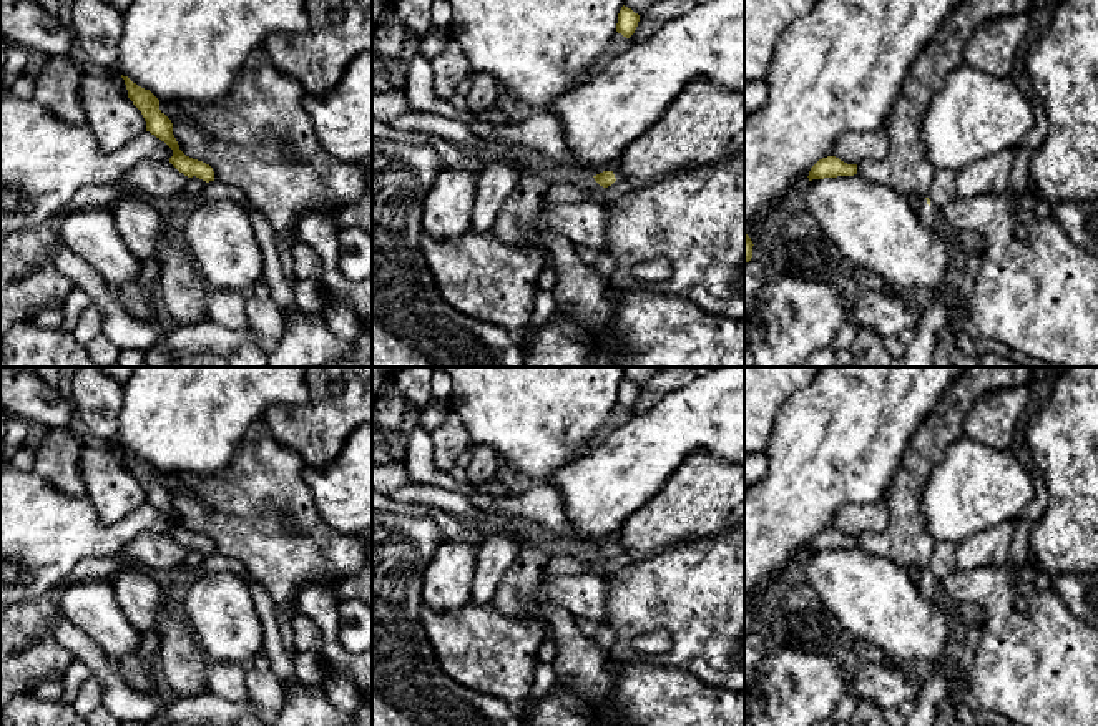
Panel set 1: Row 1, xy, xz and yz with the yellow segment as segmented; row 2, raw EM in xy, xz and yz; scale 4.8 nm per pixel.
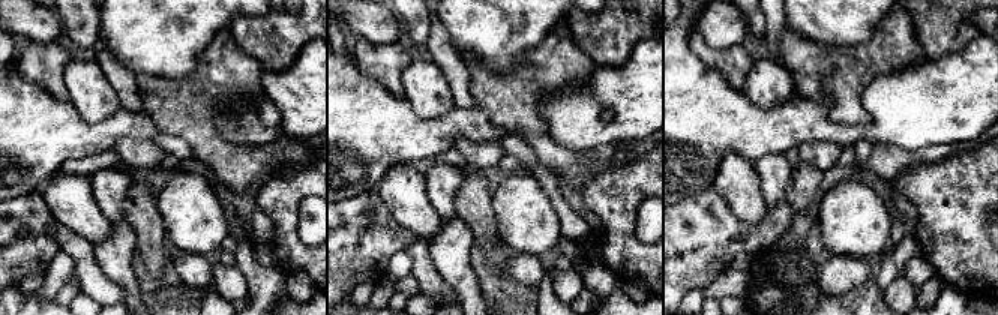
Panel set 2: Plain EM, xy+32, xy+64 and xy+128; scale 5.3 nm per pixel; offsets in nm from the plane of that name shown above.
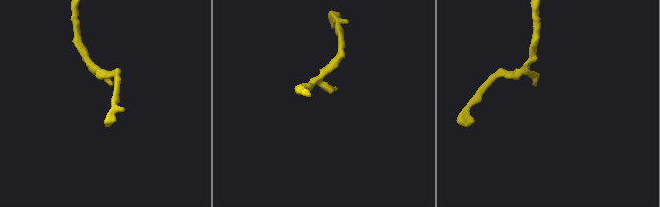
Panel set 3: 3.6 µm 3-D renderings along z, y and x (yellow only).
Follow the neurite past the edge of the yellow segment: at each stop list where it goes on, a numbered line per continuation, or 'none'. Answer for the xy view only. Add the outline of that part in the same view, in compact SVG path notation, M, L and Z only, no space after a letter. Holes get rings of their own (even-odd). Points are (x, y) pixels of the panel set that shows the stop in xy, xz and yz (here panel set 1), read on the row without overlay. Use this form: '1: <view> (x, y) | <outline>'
none

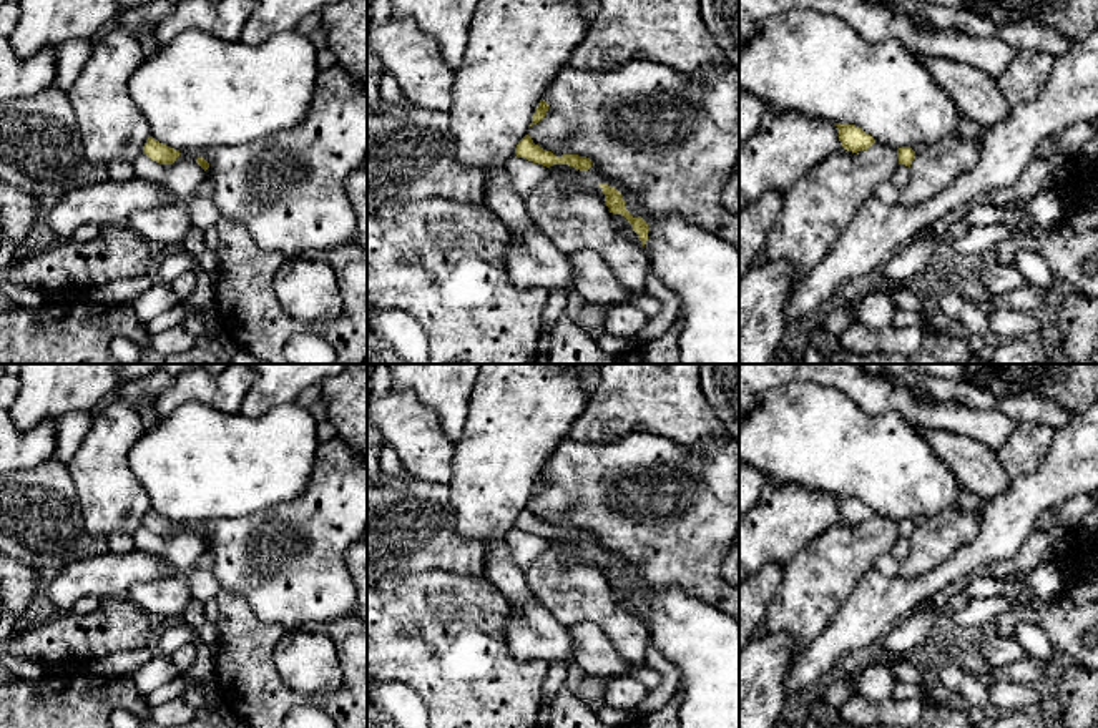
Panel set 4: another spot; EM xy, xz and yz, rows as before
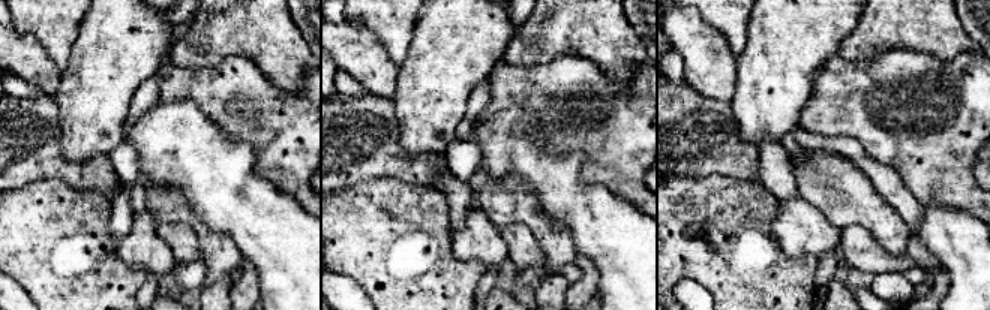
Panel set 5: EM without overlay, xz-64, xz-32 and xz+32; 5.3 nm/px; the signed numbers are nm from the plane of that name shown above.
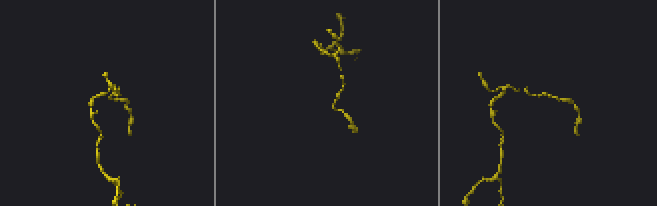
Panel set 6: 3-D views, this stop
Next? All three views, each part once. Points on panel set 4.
none

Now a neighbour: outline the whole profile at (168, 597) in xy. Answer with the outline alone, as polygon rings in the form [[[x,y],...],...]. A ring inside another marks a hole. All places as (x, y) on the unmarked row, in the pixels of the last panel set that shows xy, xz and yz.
[[[179,573],[153,582],[138,582],[128,588],[128,598],[145,613],[168,623],[179,622],[191,600],[188,580]]]

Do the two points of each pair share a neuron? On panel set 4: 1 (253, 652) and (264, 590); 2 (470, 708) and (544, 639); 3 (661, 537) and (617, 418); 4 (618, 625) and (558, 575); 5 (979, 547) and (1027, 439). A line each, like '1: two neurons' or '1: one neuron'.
1: two neurons
2: two neurons
3: two neurons
4: one neuron
5: two neurons

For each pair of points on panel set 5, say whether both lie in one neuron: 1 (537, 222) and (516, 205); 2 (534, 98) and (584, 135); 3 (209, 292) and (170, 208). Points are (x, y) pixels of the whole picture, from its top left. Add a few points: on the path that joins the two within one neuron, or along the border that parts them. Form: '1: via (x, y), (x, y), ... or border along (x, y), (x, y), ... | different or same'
1: via (533, 219), (521, 207) | same
2: via (546, 98), (572, 123) | same
3: border along (231, 282), (221, 280), (204, 285) | different

